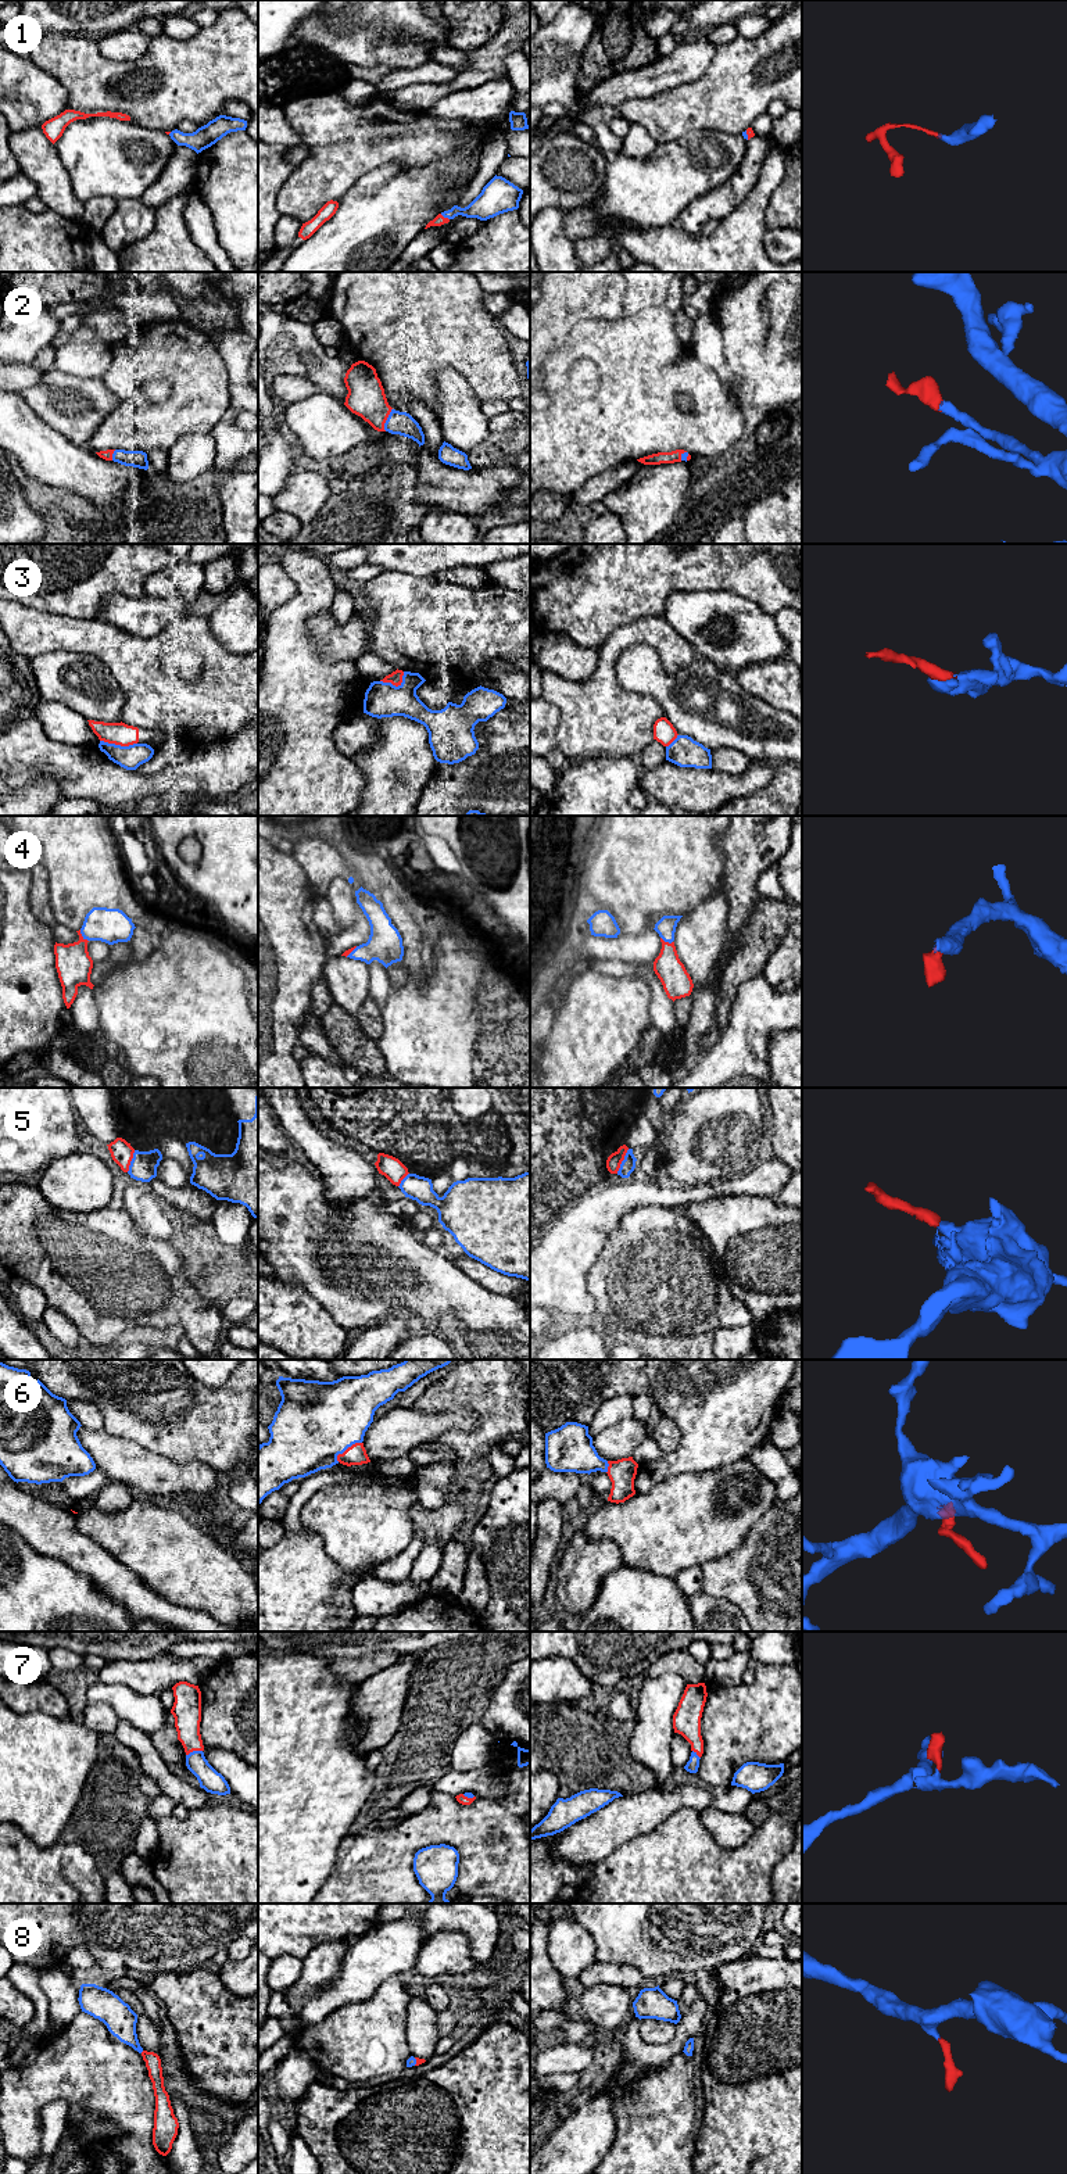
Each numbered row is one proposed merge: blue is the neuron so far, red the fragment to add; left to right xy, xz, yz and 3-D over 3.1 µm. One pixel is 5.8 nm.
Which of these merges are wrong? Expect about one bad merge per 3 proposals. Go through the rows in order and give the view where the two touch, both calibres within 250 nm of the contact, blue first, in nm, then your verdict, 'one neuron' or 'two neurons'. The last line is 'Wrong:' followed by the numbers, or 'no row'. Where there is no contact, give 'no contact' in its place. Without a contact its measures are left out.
1: xz | 150/60 nm | one neuron
2: xz | 140/220 nm | one neuron
3: xy | 140/130 nm | two neurons
4: xy | 200/200 nm | one neuron
5: yz | 90/90 nm | two neurons
6: xz | 460/120 nm | one neuron
7: xy | 130/170 nm | one neuron
8: xz | 50/30 nm | one neuron
Wrong: 3, 5

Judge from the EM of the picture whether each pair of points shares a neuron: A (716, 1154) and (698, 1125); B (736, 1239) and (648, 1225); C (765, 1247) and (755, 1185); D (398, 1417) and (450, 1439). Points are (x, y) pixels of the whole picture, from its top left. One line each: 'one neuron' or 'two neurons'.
A: one neuron
B: two neurons
C: two neurons
D: two neurons

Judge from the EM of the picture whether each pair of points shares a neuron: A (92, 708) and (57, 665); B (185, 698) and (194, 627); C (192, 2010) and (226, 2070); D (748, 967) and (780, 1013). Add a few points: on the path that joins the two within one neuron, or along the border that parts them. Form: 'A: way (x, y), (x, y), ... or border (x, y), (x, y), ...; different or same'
A: way (79, 695), (65, 690), (56, 677); same
B: way (204, 684), (215, 672), (215, 656), (208, 647); same
C: way (207, 2026), (226, 2045), (226, 2055); same
D: border (762, 971), (747, 978), (738, 987), (733, 1000); different

